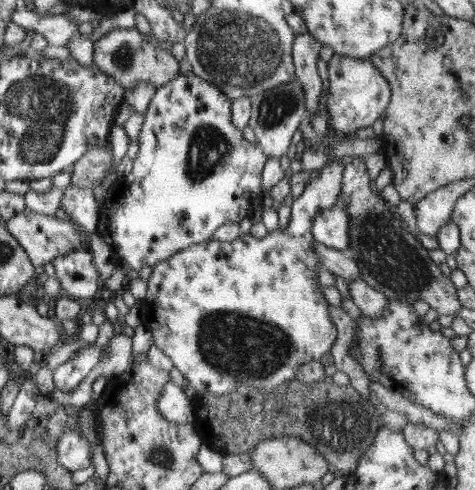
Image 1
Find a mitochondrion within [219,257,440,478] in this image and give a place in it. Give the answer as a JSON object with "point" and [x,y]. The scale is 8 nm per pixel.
{"point":[341,429]}

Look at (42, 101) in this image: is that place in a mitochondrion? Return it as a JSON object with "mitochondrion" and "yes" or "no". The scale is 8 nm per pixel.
{"mitochondrion":"yes"}

